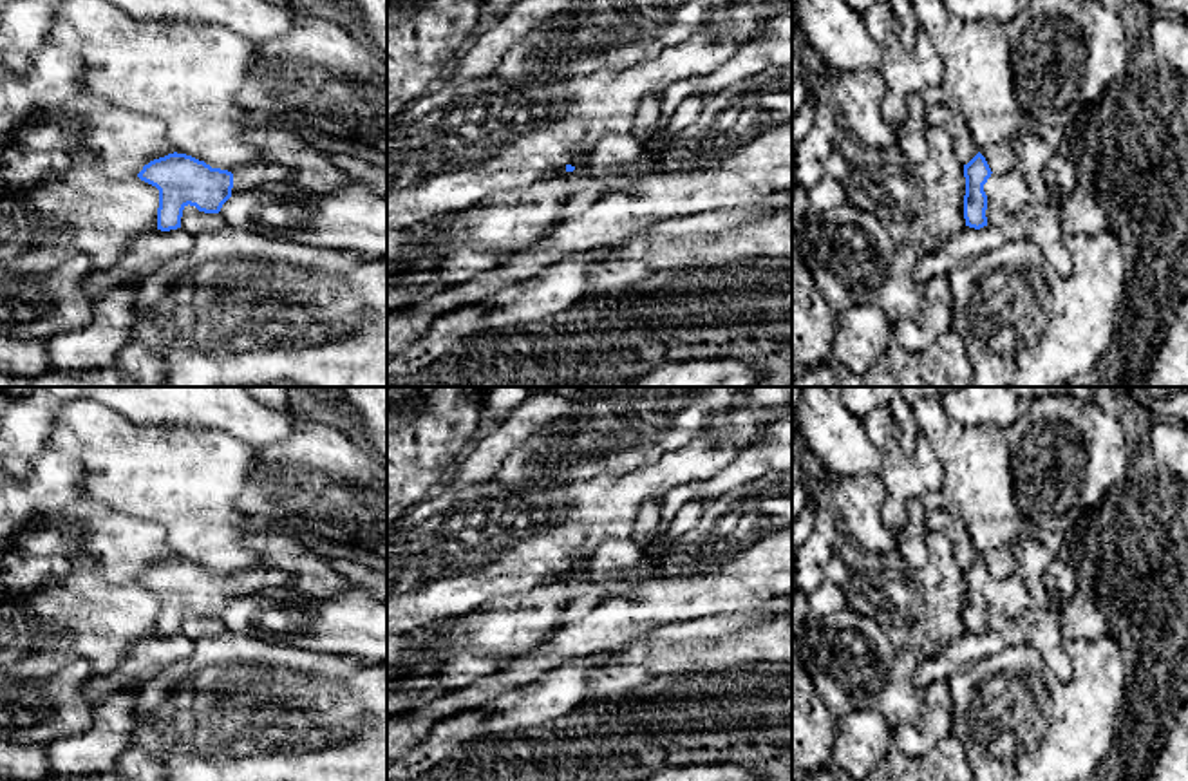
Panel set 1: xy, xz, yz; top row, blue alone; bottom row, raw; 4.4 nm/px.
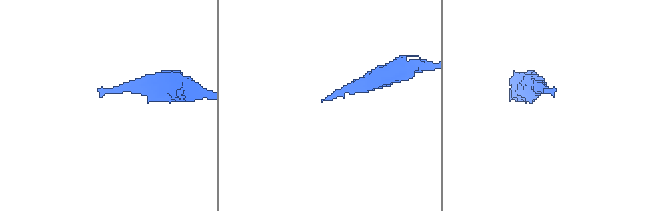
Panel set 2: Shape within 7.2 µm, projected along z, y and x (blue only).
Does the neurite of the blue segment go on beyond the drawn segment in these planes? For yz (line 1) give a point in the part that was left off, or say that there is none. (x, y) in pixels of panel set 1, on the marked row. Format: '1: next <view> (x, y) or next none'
1: next yz (1009, 192)

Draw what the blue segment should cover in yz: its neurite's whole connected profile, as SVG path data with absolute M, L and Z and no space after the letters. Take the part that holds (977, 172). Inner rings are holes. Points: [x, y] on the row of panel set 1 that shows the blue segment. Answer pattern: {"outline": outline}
{"outline": "M980 152L964 165L964 177L964 219L969 228L987 226L985 210L989 204L1016 215L1032 201L1031 188L1018 168L995 174Z"}

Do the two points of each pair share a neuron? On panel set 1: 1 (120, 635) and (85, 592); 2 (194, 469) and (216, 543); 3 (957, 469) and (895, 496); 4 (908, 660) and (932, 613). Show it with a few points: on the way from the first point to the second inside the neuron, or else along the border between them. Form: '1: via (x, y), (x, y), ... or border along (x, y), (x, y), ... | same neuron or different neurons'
1: via (109, 624), (87, 602) | same neuron
2: via (194, 487), (203, 525) | same neuron
3: border along (923, 438), (941, 467), (939, 490) | different neurons
4: border along (877, 626), (895, 644), (915, 651) | different neurons

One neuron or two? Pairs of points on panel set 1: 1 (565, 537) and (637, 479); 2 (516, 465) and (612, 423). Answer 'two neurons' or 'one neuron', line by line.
1: one neuron
2: one neuron

